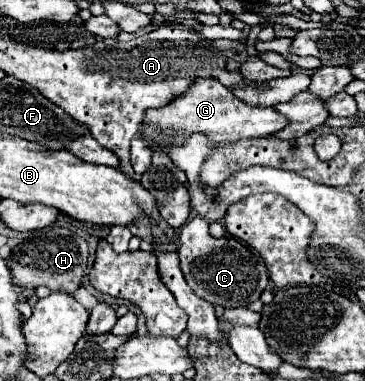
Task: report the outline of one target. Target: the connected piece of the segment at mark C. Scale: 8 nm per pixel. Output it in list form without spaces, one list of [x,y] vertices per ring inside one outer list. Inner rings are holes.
[[[199,216],[191,218],[181,228],[177,254],[181,258],[181,272],[191,290],[211,304],[221,304],[225,308],[245,308],[251,302],[259,300],[269,282],[267,268],[261,268],[263,260],[255,258],[253,250],[241,246],[241,242],[237,242],[233,236],[213,238],[209,234],[209,222]]]

